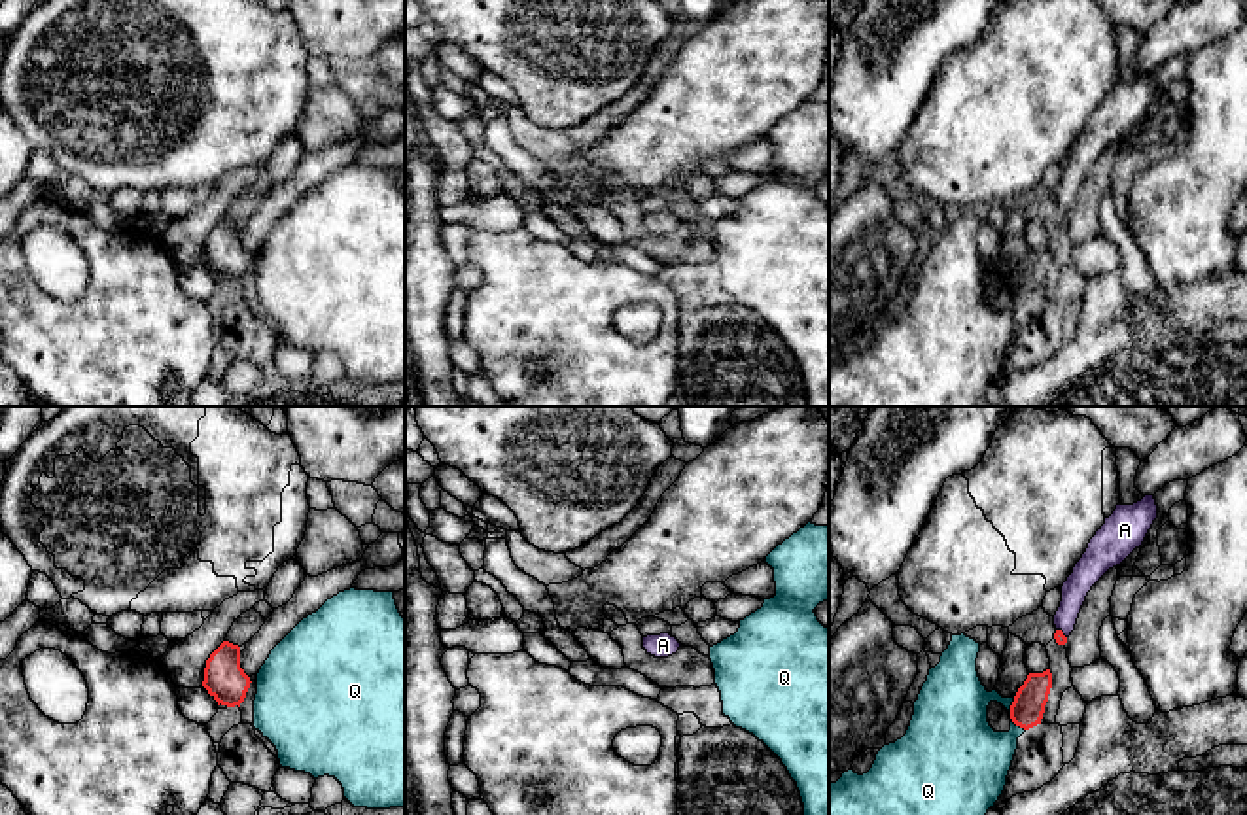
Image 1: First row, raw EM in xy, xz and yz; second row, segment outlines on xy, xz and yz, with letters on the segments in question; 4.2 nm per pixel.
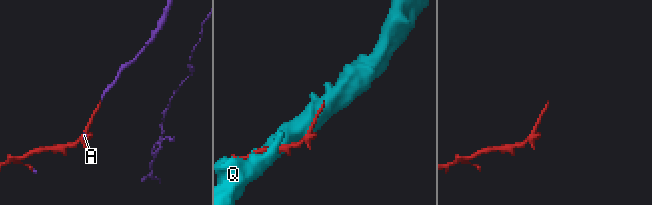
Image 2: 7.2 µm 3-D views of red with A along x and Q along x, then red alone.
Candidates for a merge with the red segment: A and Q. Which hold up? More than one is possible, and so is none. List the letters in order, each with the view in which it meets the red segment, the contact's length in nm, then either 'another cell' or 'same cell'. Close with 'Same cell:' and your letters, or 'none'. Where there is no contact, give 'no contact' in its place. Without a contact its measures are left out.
A: yz | 60 nm | same cell
Q: yz | 80 nm | another cell
Same cell: A

